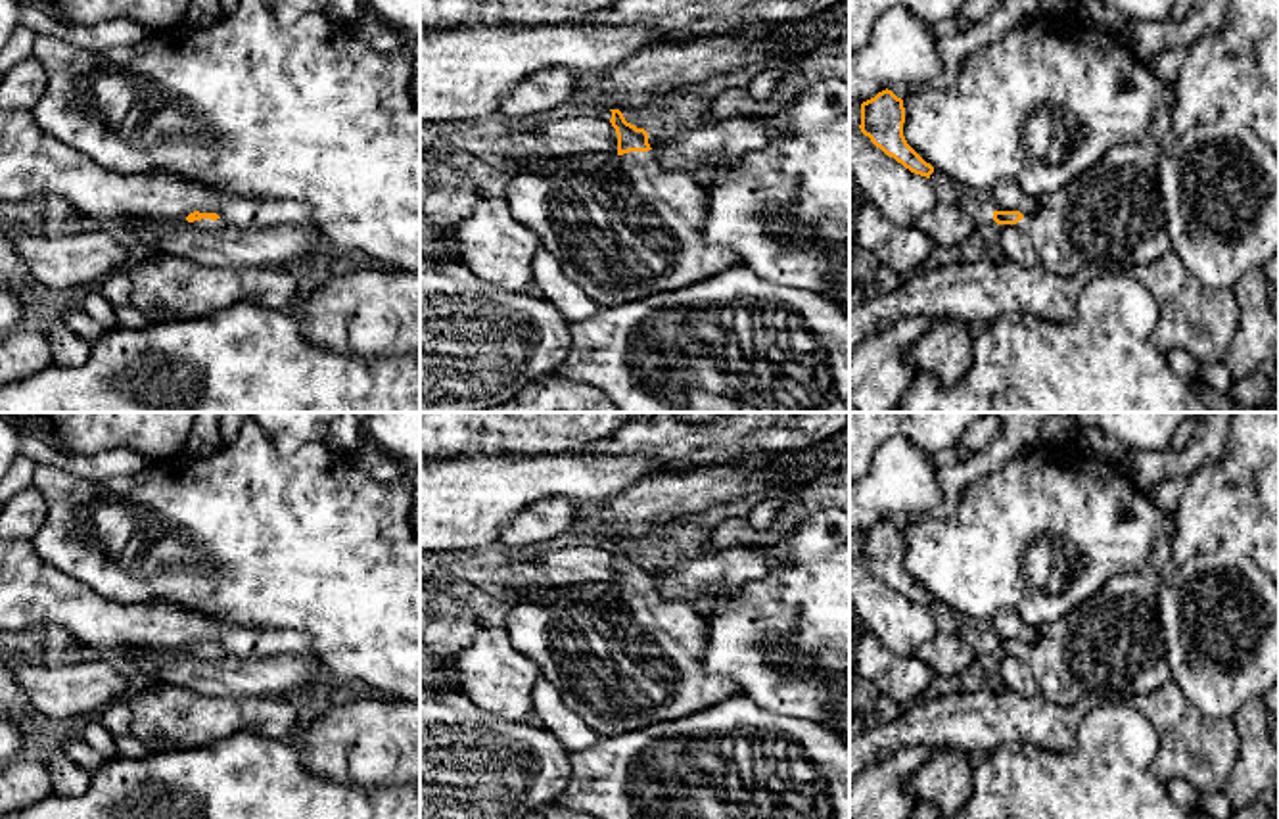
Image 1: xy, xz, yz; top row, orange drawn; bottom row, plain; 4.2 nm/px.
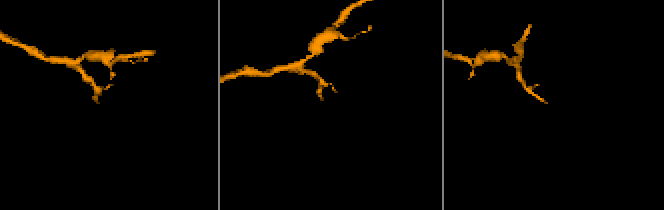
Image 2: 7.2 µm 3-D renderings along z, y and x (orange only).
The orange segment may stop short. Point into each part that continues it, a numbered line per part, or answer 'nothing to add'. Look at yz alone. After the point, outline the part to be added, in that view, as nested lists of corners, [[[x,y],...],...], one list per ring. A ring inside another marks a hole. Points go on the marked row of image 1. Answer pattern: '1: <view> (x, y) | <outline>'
1: yz (1111, 219) | [[[1168,107],[1158,109],[1141,142],[1112,146],[1093,167],[1057,192],[1035,199],[1035,211],[1016,222],[1032,240],[1039,265],[1060,276],[1083,269],[1128,272],[1172,251],[1158,188],[1158,146],[1166,132]]]

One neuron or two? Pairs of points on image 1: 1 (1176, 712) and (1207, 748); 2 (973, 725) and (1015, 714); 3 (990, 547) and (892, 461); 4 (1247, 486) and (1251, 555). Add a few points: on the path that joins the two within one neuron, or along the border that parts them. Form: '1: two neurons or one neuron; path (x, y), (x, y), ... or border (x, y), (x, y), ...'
1: one neuron; path (1180, 722), (1197, 739)
2: one neuron; path (982, 722), (1005, 718)
3: two neurons; border (930, 513), (913, 518)
4: one neuron; path (1251, 503), (1251, 538)

